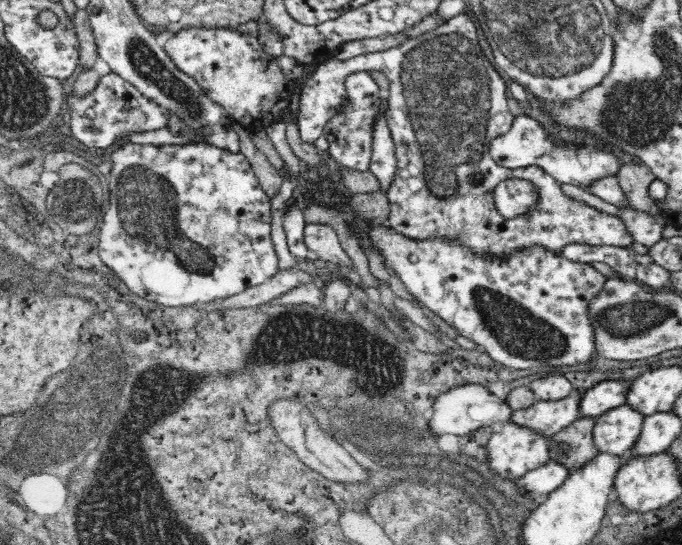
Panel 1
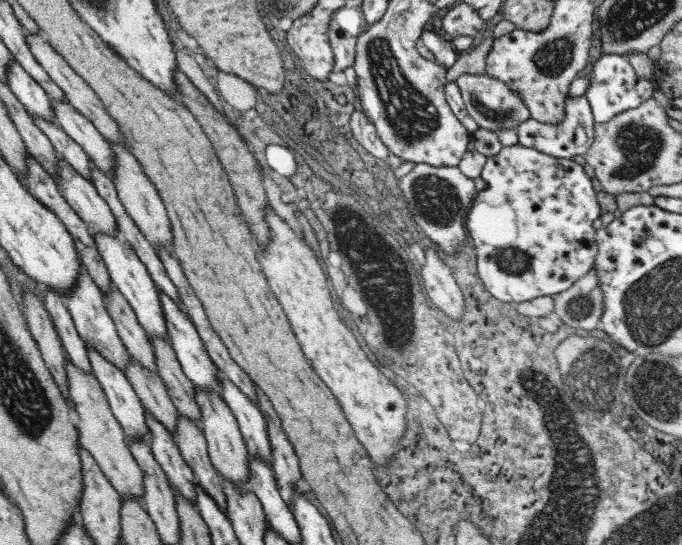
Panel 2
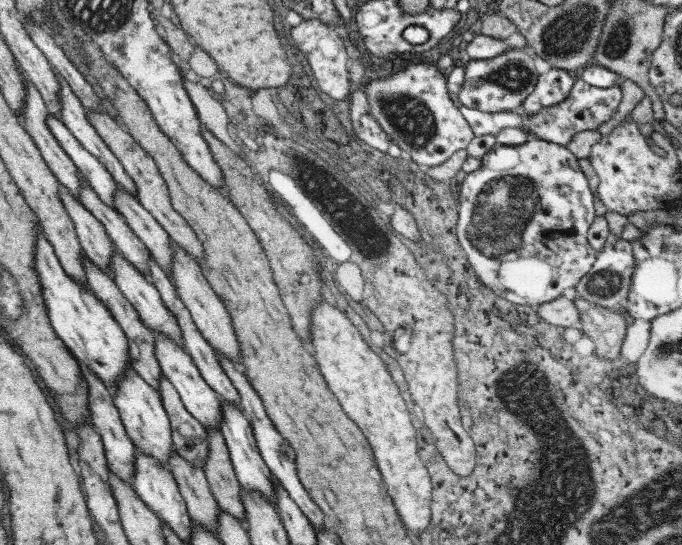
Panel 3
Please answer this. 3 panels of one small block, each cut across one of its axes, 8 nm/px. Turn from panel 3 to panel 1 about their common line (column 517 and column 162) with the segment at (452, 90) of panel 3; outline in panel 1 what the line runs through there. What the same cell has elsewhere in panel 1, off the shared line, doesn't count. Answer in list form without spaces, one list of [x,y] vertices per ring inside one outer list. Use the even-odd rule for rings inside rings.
[[[115,72],[102,76],[96,90],[88,96],[74,96],[72,92],[67,103],[67,116],[74,137],[84,145],[84,150],[92,152],[125,141],[128,133],[160,130],[167,123],[166,110],[162,106],[146,98],[133,84]]]

